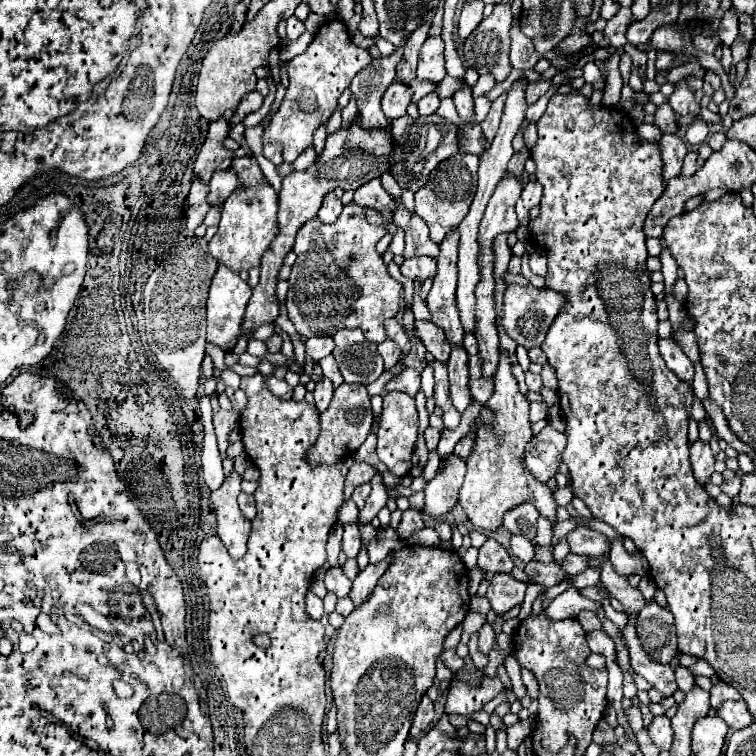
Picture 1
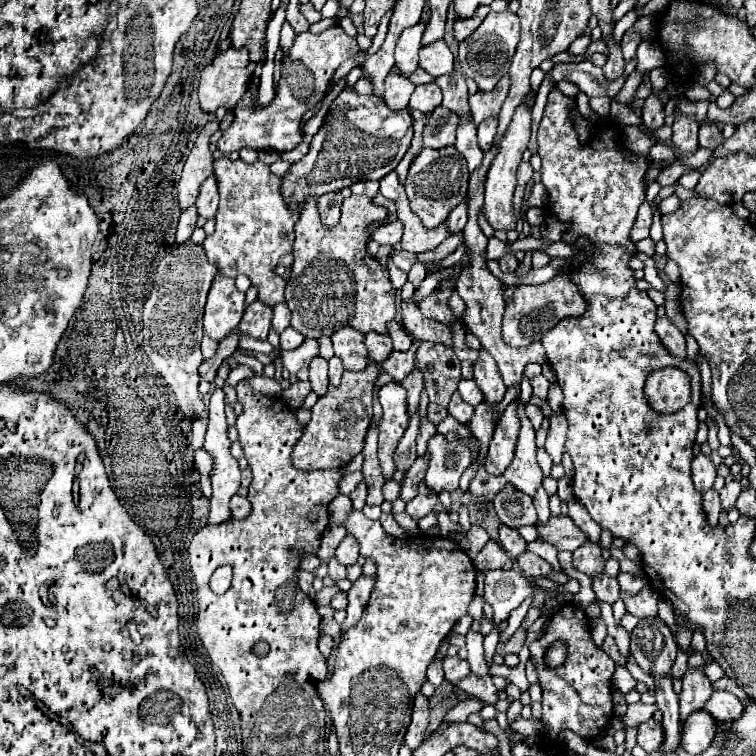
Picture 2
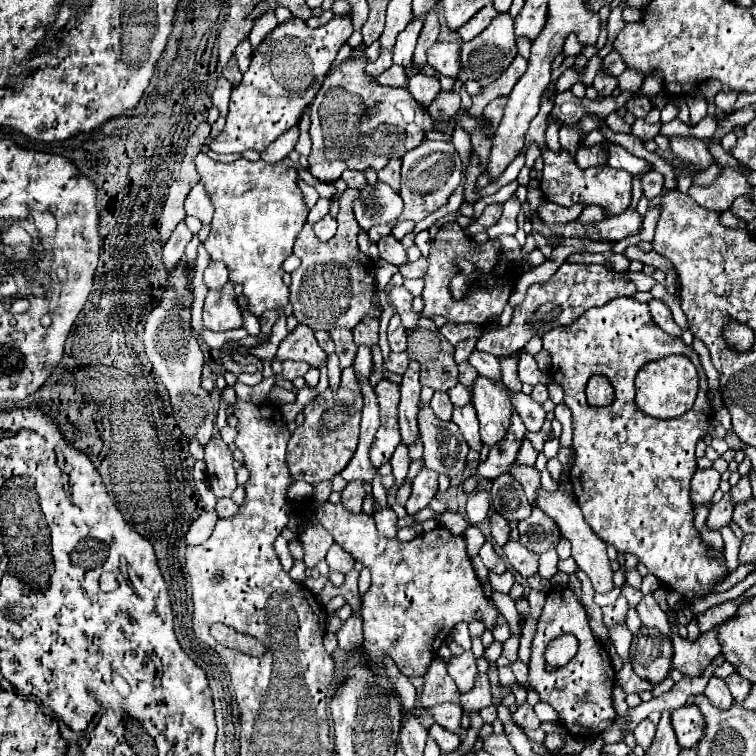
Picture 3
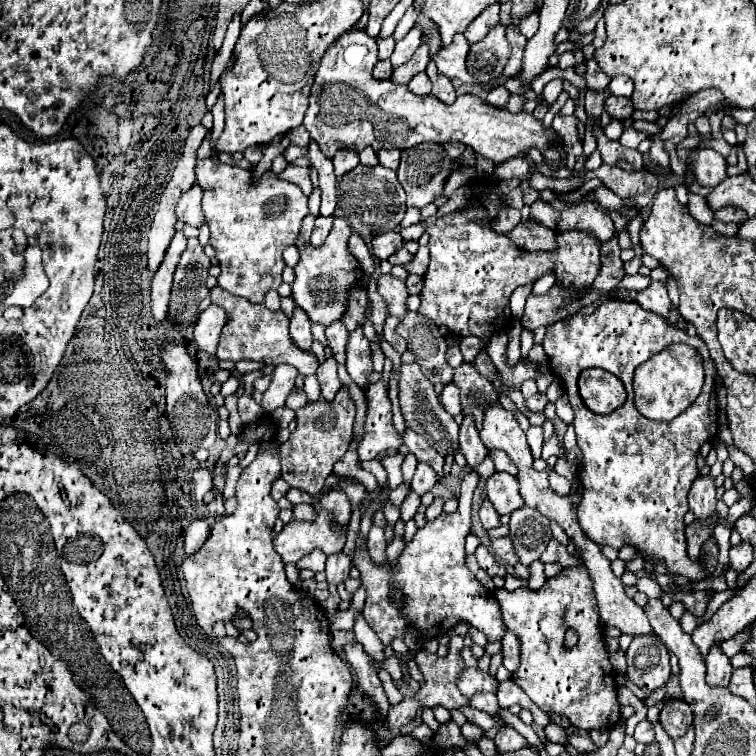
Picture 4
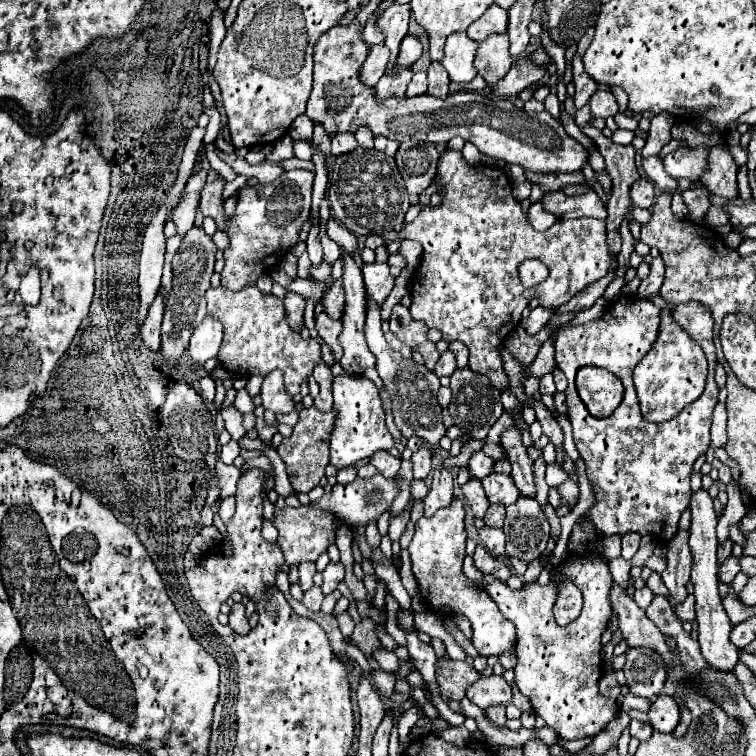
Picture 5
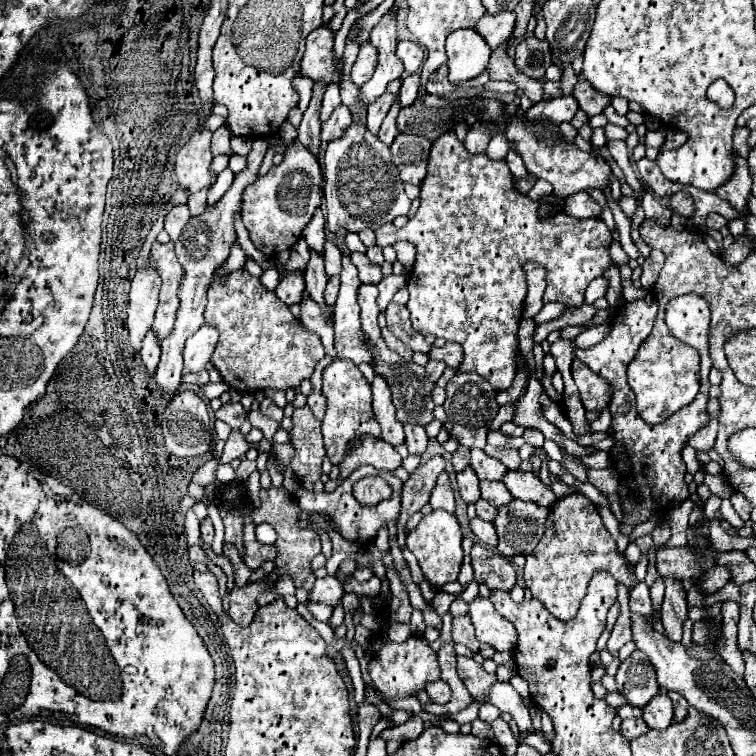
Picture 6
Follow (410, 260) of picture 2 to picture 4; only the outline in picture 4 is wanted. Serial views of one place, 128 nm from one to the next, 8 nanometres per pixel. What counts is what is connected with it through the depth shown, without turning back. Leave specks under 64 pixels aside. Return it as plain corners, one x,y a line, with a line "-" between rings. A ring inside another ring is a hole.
386,232
378,234
372,238
372,254
376,258
388,258
402,246
402,236
396,232

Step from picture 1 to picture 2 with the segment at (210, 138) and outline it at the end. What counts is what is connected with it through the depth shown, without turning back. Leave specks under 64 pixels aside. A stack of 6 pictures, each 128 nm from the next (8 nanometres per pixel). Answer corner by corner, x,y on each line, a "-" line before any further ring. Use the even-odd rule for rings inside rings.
212,120
208,122
198,138
196,138
196,144
184,164
184,170
180,174
180,180
178,180
178,204
180,204
180,210
192,206
196,202
196,196
198,196
198,188
200,184
212,174
212,152
208,150
208,140
210,136
218,130
218,122

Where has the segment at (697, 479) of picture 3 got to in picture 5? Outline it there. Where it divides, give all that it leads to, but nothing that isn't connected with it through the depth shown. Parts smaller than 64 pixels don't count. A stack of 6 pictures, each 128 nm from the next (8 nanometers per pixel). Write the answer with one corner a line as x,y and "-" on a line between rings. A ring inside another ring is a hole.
698,490
692,494
690,502
692,510
692,526
690,526
690,550
692,550
692,582
694,582
694,596
696,596
696,622
698,622
698,642
702,648
702,656
706,662
716,670
732,670
738,662
738,648
730,642
732,624
728,614
722,608
722,600
718,596
718,580
716,580
716,522
718,516
712,506
712,498
706,490

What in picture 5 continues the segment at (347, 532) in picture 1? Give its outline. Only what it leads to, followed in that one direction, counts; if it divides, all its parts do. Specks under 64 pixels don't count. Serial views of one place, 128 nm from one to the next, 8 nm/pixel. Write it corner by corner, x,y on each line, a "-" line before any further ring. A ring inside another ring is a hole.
338,562
338,564
328,564
326,566
326,570
322,572
322,576
324,576
324,582
322,582
322,594
324,596
328,596
328,594
332,594
334,590
336,590
336,586
338,586
338,582
344,578
344,568
342,568
342,564

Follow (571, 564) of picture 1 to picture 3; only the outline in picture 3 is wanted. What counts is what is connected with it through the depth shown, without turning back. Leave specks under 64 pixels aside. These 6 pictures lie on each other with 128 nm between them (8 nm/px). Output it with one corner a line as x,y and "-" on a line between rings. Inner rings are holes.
540,486
540,488
538,488
538,494
536,494
536,506
538,506
544,514
548,514
548,516
556,522
556,526
560,528
562,536
572,542
572,558
576,560
578,568
588,574
588,578
592,580
594,590
596,590
598,594
610,592
610,590
614,588
614,582
612,582
610,558
608,558
608,554
606,554
606,542
600,540
600,538
592,532
592,528
588,528
588,524
586,524
582,512
580,512
580,506
576,504
574,496
572,496
572,494
564,494
564,492
560,492
560,490
548,492
548,490
544,490
544,488

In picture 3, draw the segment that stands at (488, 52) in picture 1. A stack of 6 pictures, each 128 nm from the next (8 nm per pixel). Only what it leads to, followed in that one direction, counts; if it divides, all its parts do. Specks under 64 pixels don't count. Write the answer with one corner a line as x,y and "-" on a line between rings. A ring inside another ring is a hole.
498,14
490,26
476,36
470,42
462,44
460,50
460,60
462,60
462,70
466,72
466,78
470,80
478,80
482,86
492,84
512,62
512,58
516,56
516,36
514,36
514,20
510,18
510,14

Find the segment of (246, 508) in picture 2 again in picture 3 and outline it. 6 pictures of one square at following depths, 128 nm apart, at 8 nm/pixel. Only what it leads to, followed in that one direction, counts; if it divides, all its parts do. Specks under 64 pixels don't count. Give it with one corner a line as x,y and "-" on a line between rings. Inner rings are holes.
222,498
216,504
216,512
218,512
218,518
230,518
238,512
238,506
230,498

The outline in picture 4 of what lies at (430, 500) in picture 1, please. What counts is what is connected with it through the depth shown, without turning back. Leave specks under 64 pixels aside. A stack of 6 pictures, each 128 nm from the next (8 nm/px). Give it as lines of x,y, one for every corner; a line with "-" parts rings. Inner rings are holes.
416,362
402,364
398,374
398,400
400,400
400,412
404,416
404,422
408,428
412,428
414,432
422,434
426,438
426,442
436,448
442,456
446,454
454,454
458,450
458,424
454,422
454,418
442,408
438,394
434,392
434,384
420,372
420,366

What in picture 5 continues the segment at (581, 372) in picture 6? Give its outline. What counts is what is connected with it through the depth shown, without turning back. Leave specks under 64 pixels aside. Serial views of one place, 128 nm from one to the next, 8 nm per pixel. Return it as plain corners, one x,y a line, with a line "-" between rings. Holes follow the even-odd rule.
584,366
576,374
576,386
582,402
594,418
606,418
622,402
622,382
608,370

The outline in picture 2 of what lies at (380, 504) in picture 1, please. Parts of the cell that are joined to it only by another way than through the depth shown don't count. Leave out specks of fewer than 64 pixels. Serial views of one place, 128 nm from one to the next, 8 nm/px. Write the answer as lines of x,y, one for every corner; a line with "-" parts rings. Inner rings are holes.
372,418
372,424
364,438
364,448
362,448
364,464
362,464
360,472
364,474
364,482
368,484
368,500
366,502
378,506
384,502
382,490
380,490
384,484
384,478
382,478
378,456
376,456
376,442
378,442
378,422

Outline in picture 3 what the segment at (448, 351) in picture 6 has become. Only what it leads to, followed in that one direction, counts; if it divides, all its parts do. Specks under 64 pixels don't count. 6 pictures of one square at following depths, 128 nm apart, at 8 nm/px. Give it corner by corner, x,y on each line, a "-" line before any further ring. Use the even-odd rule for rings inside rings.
564,262
558,272
552,276
552,280
542,284
532,284
528,288
528,294
520,306
514,310
528,310
528,312
514,312
510,326
494,328
492,332
482,332
482,336
476,342
476,350
490,352
494,356
506,356
510,352
518,352
524,348
524,344
532,336
542,336
558,326
572,324
578,316
582,316
588,308
604,306
616,296
632,296
636,292
636,286
632,282
626,282
622,278
612,276
610,270
598,264
570,264

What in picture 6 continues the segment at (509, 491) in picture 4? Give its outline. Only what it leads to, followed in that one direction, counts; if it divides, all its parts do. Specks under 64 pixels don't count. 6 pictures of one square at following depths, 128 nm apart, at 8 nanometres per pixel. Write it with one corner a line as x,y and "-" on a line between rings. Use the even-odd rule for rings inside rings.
484,480
480,482
480,492
482,492
482,498
488,500
492,506
504,506
508,502
512,502
512,494
508,492
508,488
504,486
504,482
490,482
490,480

